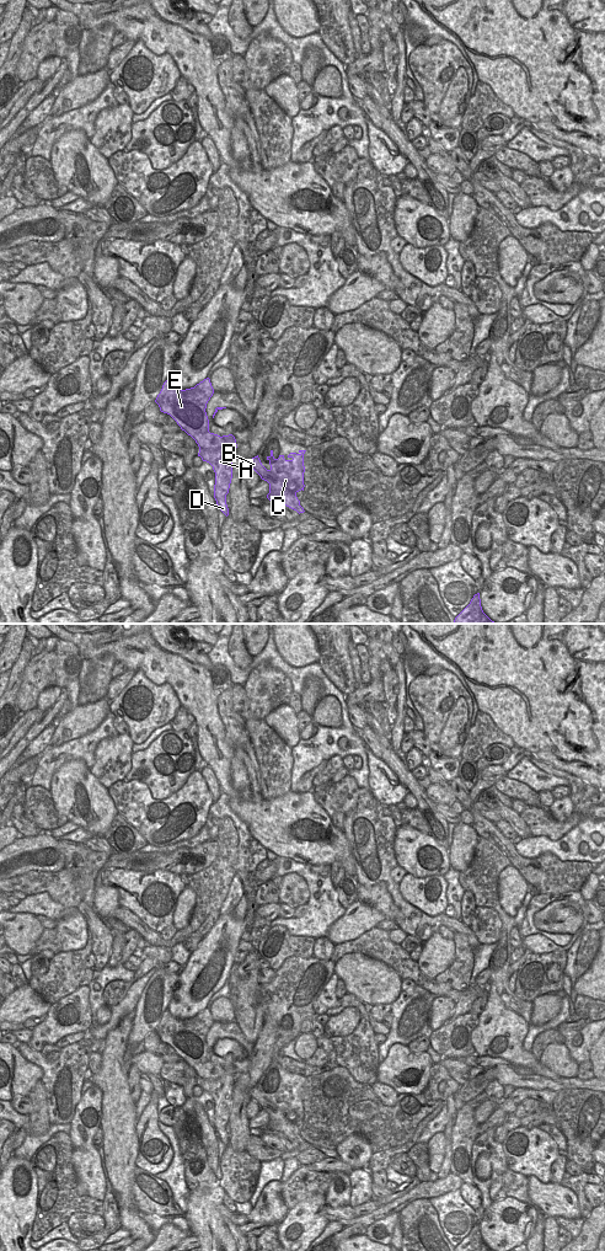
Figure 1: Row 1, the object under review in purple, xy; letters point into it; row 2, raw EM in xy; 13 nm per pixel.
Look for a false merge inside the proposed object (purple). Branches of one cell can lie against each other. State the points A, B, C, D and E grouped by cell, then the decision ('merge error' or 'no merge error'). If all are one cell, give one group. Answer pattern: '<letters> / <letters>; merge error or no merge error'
A D / B C E; merge error

